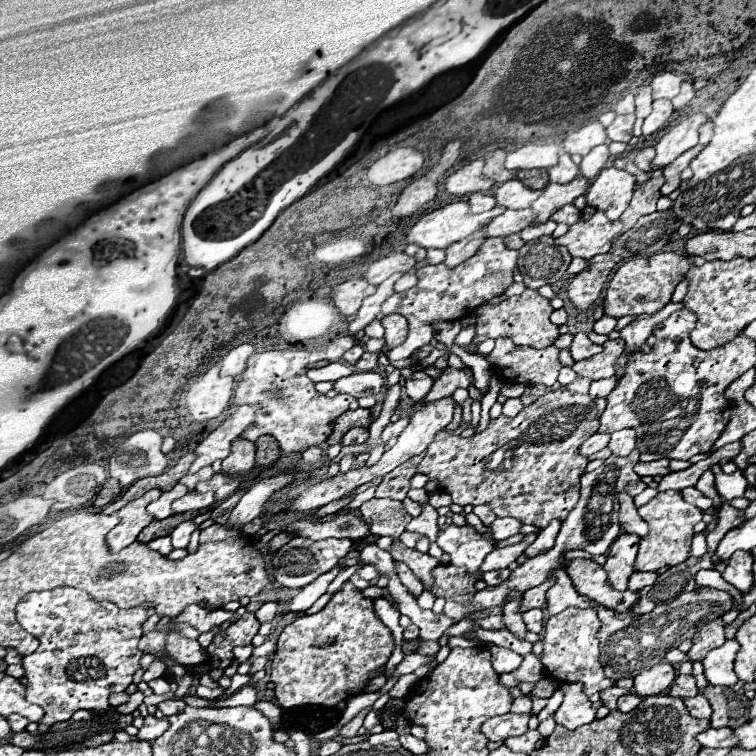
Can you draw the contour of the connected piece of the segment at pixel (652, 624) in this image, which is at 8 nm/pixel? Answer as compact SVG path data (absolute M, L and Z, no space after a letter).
M695 586L693 590L679 594L675 600L659 604L653 612L637 616L637 618L621 620L615 616L613 610L593 604L599 620L603 622L599 640L601 640L601 664L605 668L605 674L611 680L637 676L641 670L661 662L671 648L677 648L683 640L693 638L703 624L723 616L733 606L735 606L735 598L729 592L715 590L709 586Z

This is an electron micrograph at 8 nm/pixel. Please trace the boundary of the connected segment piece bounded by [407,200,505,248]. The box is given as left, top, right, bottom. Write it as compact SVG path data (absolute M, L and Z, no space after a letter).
M451 202L439 210L423 214L407 232L407 242L413 242L421 248L445 248L447 244L459 242L469 234L475 234L503 210L503 206L495 206L489 212L471 214L469 202Z

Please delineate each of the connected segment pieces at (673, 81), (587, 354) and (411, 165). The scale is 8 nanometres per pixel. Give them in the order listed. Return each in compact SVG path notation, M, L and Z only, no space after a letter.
M661 72L653 78L651 88L653 88L653 98L675 98L679 94L679 88L683 84L683 78L673 72Z
M579 332L579 334L573 336L573 344L571 344L569 350L571 350L573 360L585 360L585 358L591 358L591 356L599 354L599 352L603 350L603 346L593 344L593 342L587 338L587 334Z
M393 148L369 166L367 178L373 186L389 186L411 178L423 166L423 154L417 148Z

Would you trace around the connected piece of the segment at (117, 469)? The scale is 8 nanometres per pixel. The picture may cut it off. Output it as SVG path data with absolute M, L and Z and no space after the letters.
M141 430L131 434L111 456L109 474L119 480L121 488L145 476L157 476L167 470L169 458L161 452L163 436L155 430Z

